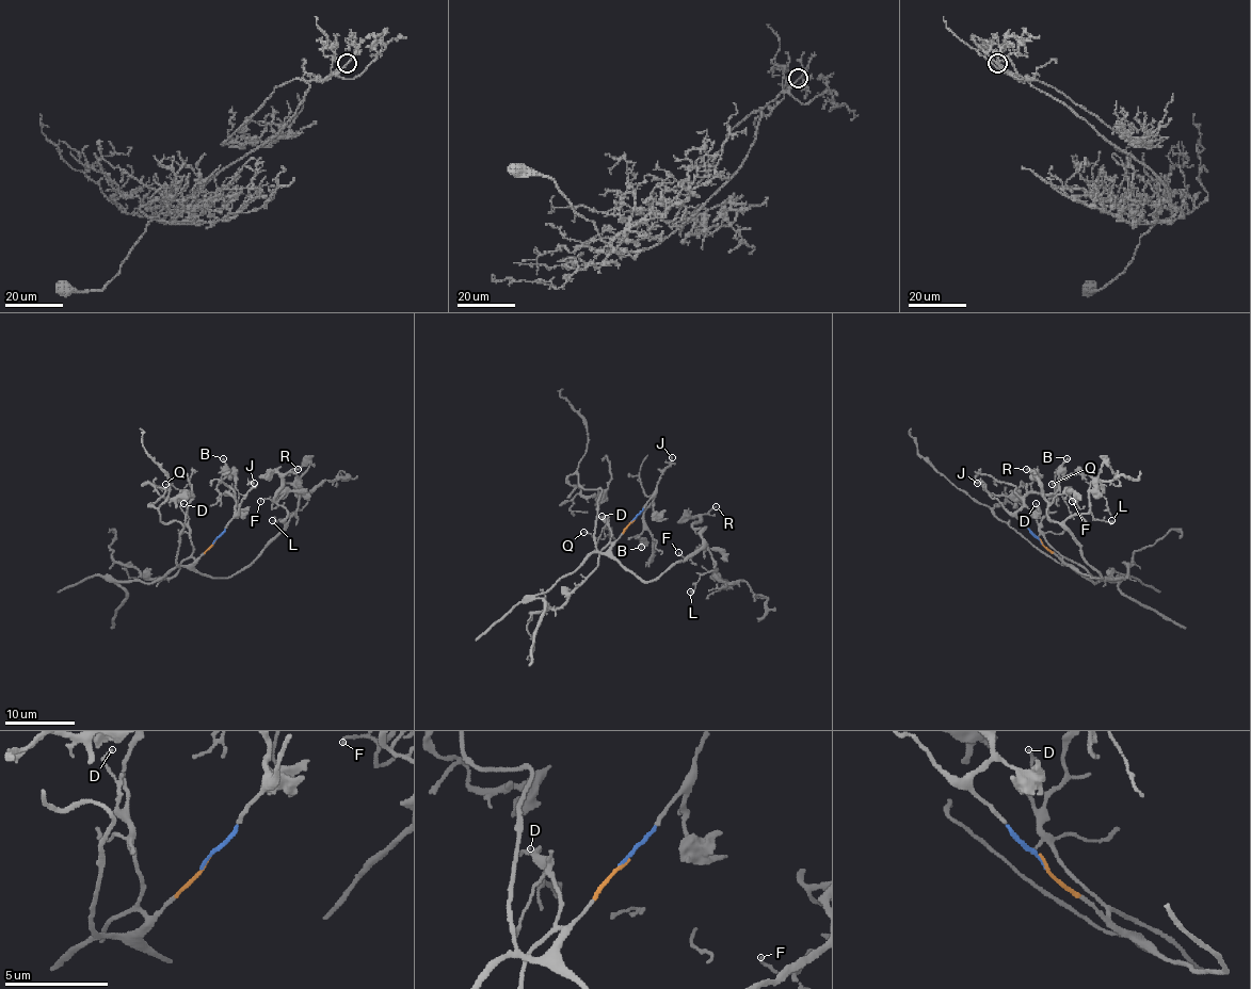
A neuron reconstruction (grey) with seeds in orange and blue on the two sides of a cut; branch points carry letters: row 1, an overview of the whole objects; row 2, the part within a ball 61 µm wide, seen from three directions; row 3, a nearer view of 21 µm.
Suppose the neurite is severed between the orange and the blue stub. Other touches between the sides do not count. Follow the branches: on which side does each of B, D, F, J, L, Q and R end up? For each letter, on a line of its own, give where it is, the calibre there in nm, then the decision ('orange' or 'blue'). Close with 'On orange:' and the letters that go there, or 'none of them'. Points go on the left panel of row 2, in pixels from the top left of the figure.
B: place (223, 458); calibre 140 nm; blue
D: place (183, 503); calibre 130 nm; orange
F: place (260, 501); calibre 130 nm; orange
J: place (254, 483); calibre 100 nm; blue
L: place (272, 520); calibre 140 nm; orange
Q: place (165, 484); calibre 150 nm; orange
R: place (298, 469); calibre 130 nm; orange
On orange: D, F, L, Q, R

